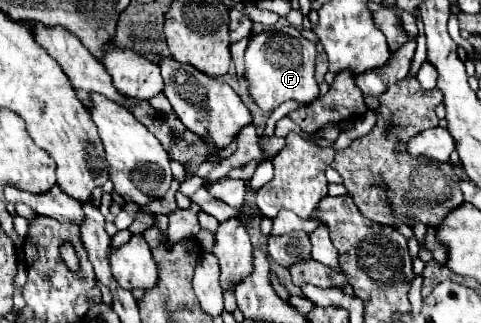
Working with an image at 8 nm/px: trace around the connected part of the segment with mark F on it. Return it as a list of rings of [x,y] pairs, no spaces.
[[[292,26],[280,30],[268,30],[250,36],[246,50],[246,78],[250,86],[250,96],[262,110],[274,110],[286,100],[298,100],[310,104],[318,98],[318,82],[314,78],[316,70],[316,44],[300,34]]]

